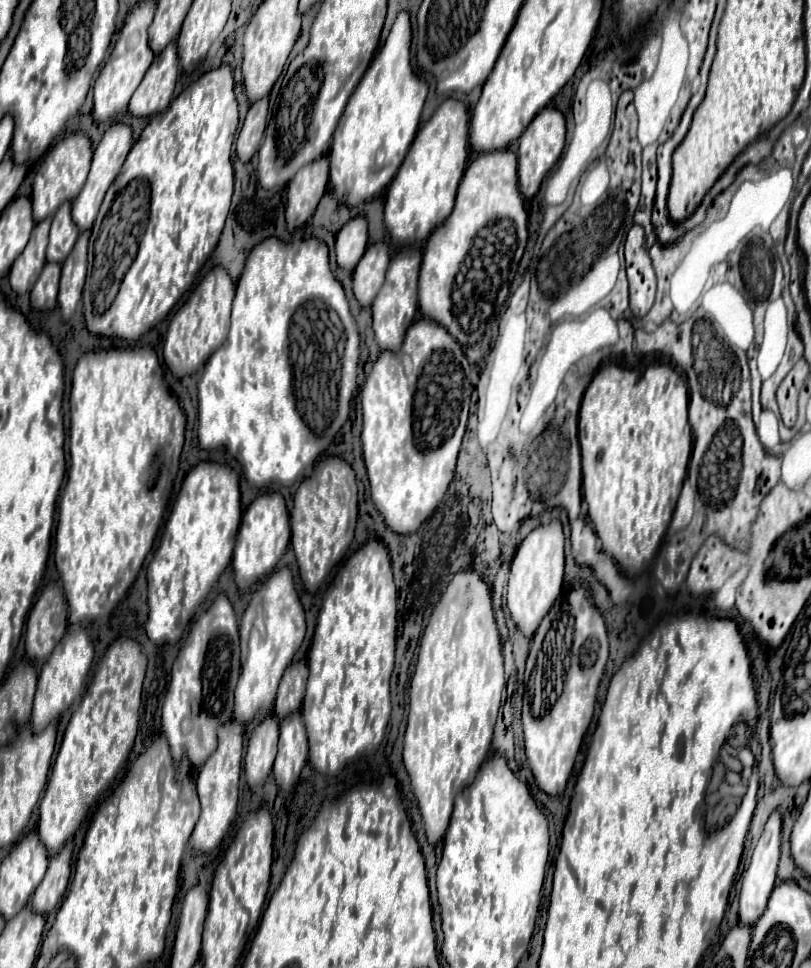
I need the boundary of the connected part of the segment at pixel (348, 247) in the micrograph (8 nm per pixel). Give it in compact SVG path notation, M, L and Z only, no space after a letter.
M363 216L351 218L347 224L341 226L341 230L335 236L335 252L337 252L337 264L341 268L353 270L357 262L361 260L365 248L367 248L367 220Z

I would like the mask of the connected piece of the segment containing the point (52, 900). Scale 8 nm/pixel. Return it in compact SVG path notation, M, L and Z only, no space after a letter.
M67 840L61 852L49 858L49 868L31 898L35 912L49 914L63 898L71 878L71 854L73 854L73 840Z

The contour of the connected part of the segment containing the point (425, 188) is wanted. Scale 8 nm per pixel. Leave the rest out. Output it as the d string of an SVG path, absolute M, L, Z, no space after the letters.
M445 100L417 132L399 172L385 196L385 226L391 240L403 246L423 244L431 230L439 226L453 210L455 192L467 162L469 146L469 110L465 102Z

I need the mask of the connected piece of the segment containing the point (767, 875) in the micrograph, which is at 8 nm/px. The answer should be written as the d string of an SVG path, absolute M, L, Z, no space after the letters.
M773 810L761 836L759 842L753 850L749 868L743 876L743 884L741 884L741 894L739 894L739 920L743 924L753 924L753 920L757 920L757 916L761 916L761 912L765 910L769 892L775 886L775 878L777 878L777 862L779 862L779 850L781 850L781 810Z

